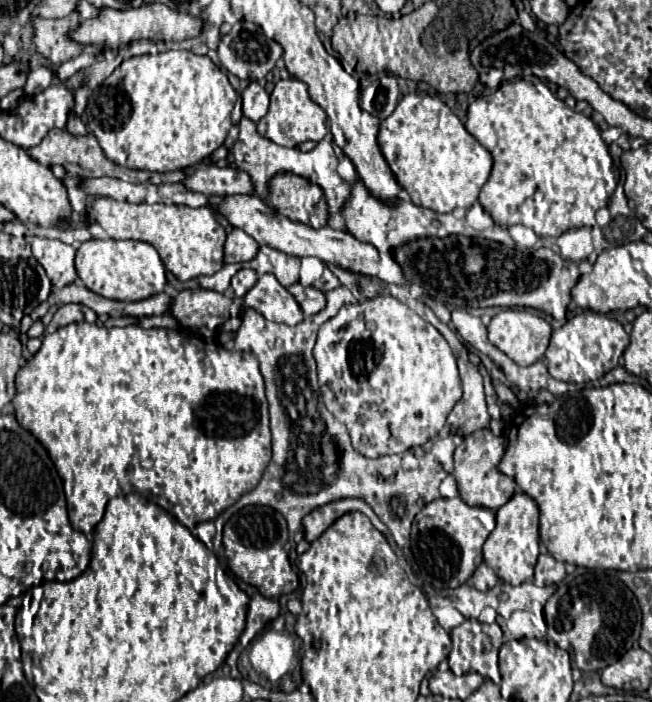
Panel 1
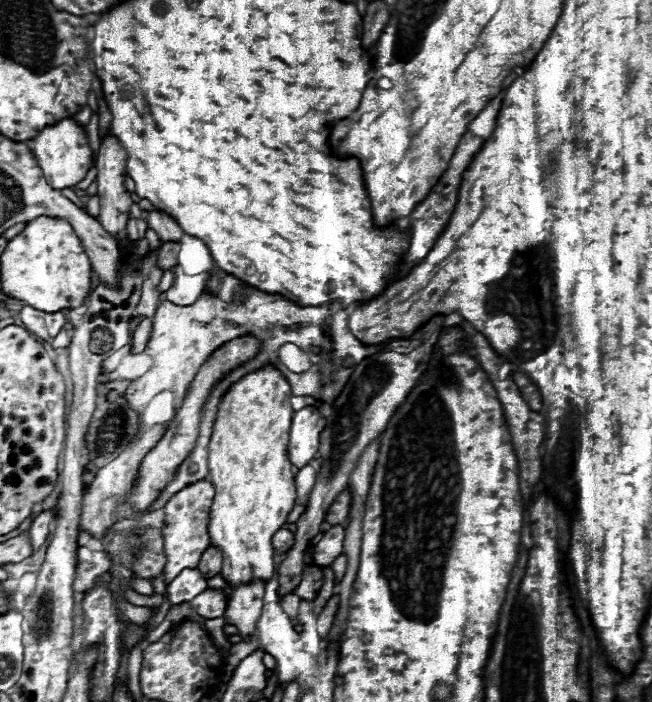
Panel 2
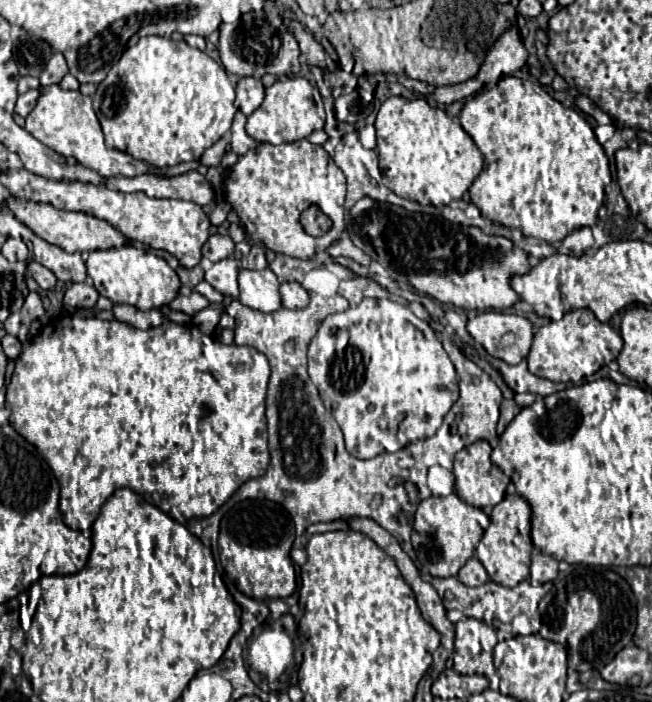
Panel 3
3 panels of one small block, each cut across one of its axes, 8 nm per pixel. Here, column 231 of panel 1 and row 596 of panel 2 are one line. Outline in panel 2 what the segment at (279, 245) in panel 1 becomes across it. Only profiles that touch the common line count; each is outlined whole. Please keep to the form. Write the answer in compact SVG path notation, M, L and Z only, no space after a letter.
M206 590L206 592L198 594L194 600L190 600L188 604L198 616L202 616L206 620L220 618L226 610L226 600L220 590Z

